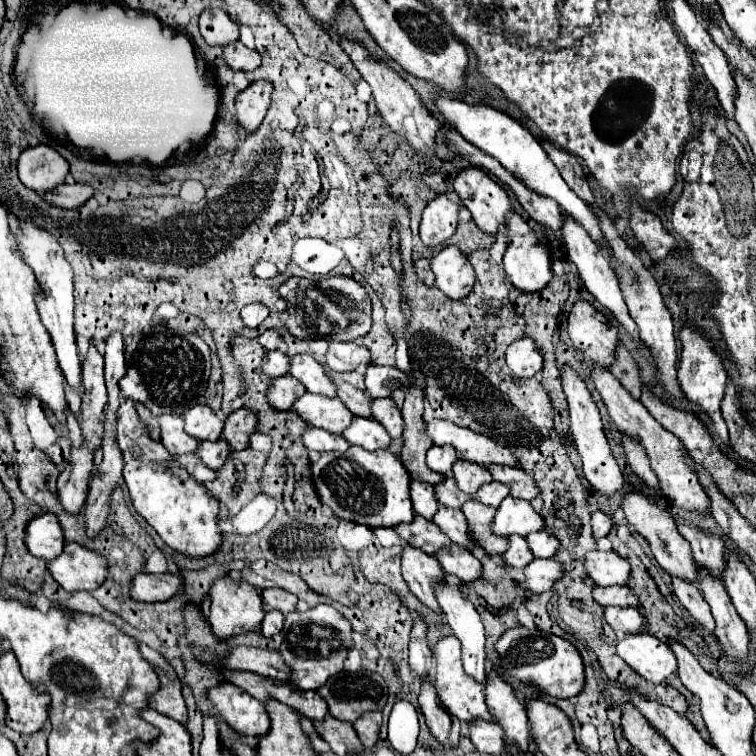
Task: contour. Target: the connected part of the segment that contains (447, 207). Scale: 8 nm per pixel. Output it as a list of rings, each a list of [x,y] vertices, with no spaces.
[[[436,196],[428,202],[420,222],[420,238],[428,248],[446,242],[458,226],[458,204],[450,202],[446,196]]]

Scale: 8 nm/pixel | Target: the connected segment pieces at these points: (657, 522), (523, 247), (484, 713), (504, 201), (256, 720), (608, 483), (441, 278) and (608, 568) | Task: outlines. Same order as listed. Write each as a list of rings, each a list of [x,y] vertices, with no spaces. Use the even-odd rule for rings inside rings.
[[[630,490],[630,492],[624,492],[620,506],[622,506],[622,510],[624,510],[626,520],[636,528],[636,532],[638,532],[640,536],[646,538],[646,542],[650,544],[650,550],[652,550],[652,554],[654,554],[654,558],[656,558],[656,562],[658,562],[668,574],[680,576],[680,578],[690,580],[690,582],[696,582],[696,580],[698,580],[696,564],[694,564],[694,558],[692,558],[688,540],[678,532],[674,518],[672,518],[654,498],[646,496],[646,494],[642,494],[642,492]]]
[[[530,232],[526,236],[512,236],[504,254],[502,268],[508,280],[522,292],[538,292],[552,280],[550,248],[542,232]]]
[[[448,636],[444,640],[440,640],[434,648],[434,658],[436,658],[436,692],[442,700],[442,704],[448,708],[448,712],[452,712],[456,718],[464,720],[464,722],[472,722],[472,720],[486,720],[486,722],[492,722],[492,714],[488,712],[486,708],[486,702],[484,702],[484,690],[482,686],[464,672],[462,668],[462,644],[460,640],[456,640],[454,636]]]
[[[464,168],[456,180],[454,190],[462,204],[472,212],[472,218],[486,234],[498,234],[506,224],[504,214],[512,210],[512,202],[506,192],[496,184],[482,168]]]
[[[222,684],[218,688],[212,688],[208,698],[212,704],[216,704],[222,718],[238,732],[260,738],[270,730],[266,706],[238,686]]]
[[[562,366],[560,370],[560,380],[562,380],[562,390],[568,398],[568,406],[570,406],[570,430],[574,436],[574,446],[582,456],[584,462],[584,476],[586,480],[592,484],[592,488],[600,490],[602,494],[614,494],[618,490],[622,490],[624,486],[624,478],[622,472],[612,456],[612,450],[608,446],[604,428],[602,428],[602,420],[600,420],[600,412],[598,406],[590,394],[590,390],[586,388],[584,380],[580,378],[580,374],[570,368],[570,366]]]
[[[454,244],[442,248],[432,258],[432,272],[436,276],[436,288],[440,288],[452,300],[468,296],[476,282],[470,260]]]
[[[588,552],[586,556],[586,570],[588,576],[598,586],[612,586],[612,584],[626,584],[630,578],[630,564],[616,552]]]

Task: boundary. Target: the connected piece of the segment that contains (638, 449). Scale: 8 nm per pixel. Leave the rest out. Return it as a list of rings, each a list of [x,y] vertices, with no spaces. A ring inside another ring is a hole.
[[[622,434],[620,436],[622,438],[622,446],[624,446],[624,450],[626,450],[626,456],[628,456],[628,464],[630,464],[630,468],[648,484],[648,486],[658,486],[658,478],[652,474],[652,470],[650,470],[650,464],[648,464],[648,458],[646,458],[646,454],[644,454],[644,448],[638,444],[638,442],[634,442],[630,436],[626,436],[626,434]]]

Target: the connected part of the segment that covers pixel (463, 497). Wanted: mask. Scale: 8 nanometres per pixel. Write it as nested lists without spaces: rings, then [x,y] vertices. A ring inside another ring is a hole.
[[[448,476],[444,480],[444,484],[438,484],[436,488],[436,500],[440,500],[442,506],[452,506],[452,508],[460,508],[466,500],[470,500],[472,496],[464,494],[458,486],[456,480],[452,476]]]

